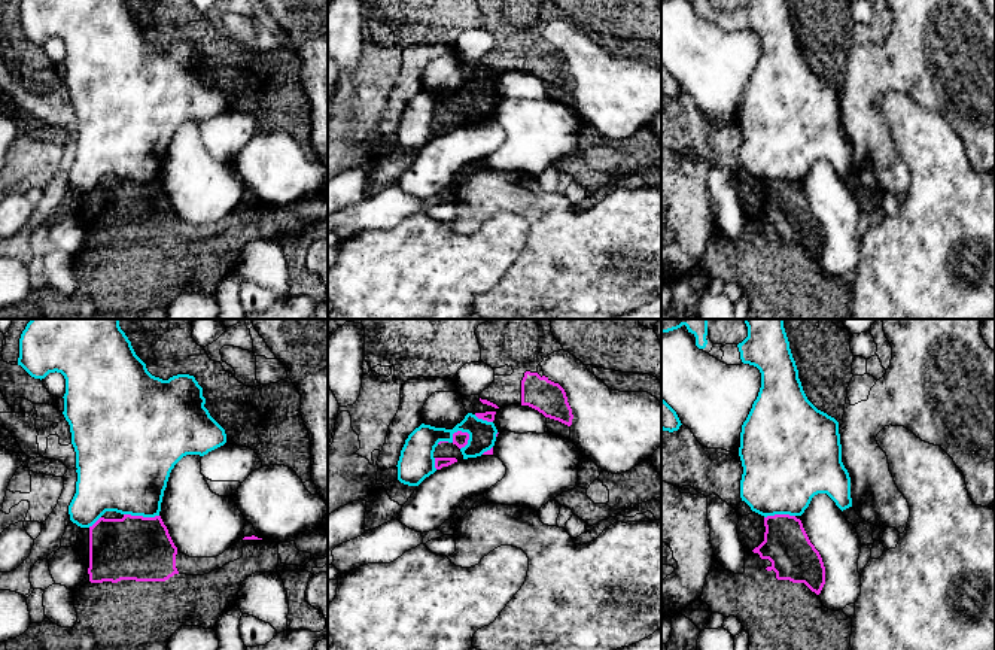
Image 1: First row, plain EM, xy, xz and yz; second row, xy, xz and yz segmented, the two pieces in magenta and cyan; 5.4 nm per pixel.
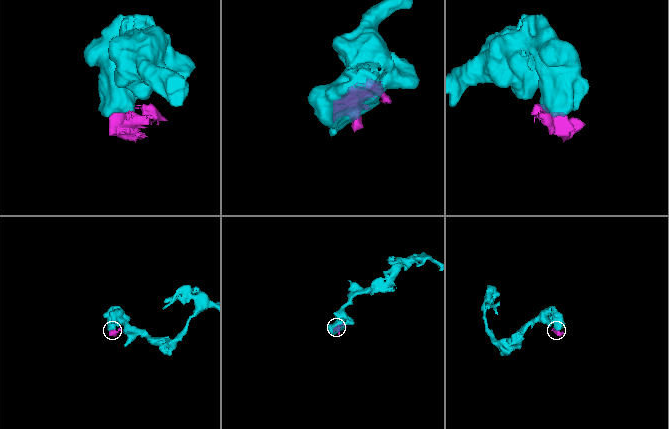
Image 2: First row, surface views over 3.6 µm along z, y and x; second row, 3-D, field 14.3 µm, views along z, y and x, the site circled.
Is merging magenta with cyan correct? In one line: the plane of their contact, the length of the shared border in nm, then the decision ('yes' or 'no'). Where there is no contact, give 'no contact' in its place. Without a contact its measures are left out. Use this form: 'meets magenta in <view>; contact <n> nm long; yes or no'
meets magenta in xz; contact 110 nm long; no

